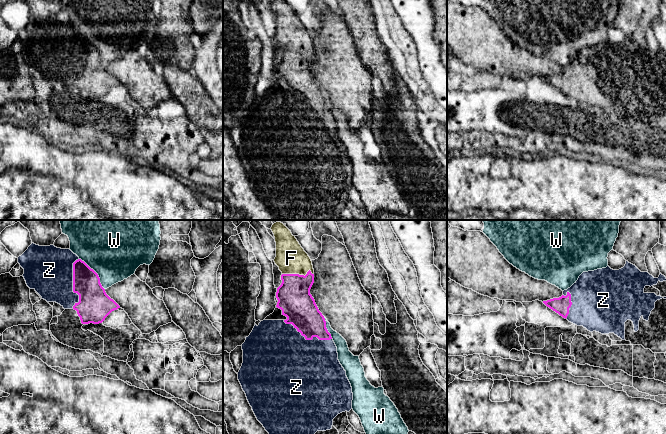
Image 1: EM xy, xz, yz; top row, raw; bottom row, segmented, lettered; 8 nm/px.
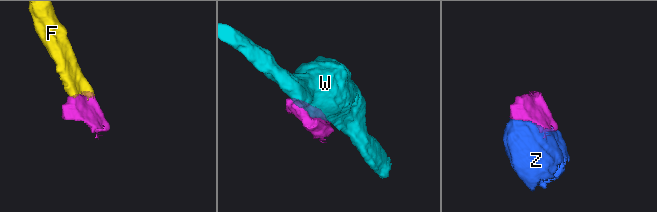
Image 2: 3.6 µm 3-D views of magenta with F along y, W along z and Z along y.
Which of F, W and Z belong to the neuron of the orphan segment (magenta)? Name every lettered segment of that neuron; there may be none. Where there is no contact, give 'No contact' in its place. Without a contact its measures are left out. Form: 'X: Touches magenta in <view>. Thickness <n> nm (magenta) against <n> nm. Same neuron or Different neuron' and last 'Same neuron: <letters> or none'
F: Touches magenta in xz. Thickness 280 nm (magenta) against 240 nm. Same neuron
W: Touches magenta in xy. Thickness 260 nm (magenta) against 440 nm. Different neuron
Z: Touches magenta in xy. Thickness 260 nm (magenta) against 380 nm. Same neuron
Same neuron: F, Z

